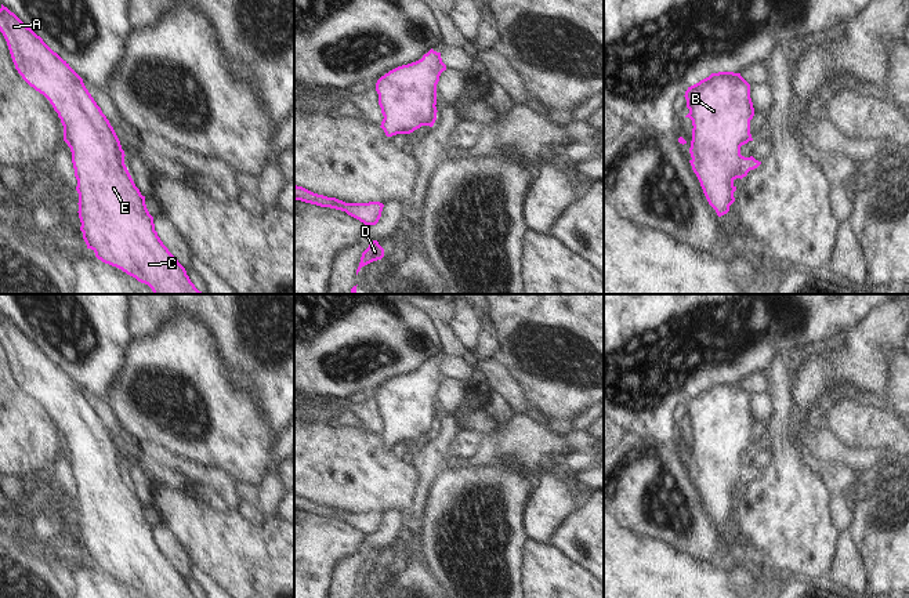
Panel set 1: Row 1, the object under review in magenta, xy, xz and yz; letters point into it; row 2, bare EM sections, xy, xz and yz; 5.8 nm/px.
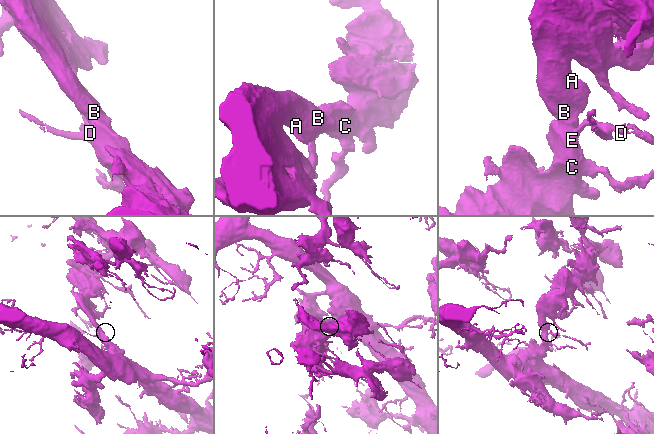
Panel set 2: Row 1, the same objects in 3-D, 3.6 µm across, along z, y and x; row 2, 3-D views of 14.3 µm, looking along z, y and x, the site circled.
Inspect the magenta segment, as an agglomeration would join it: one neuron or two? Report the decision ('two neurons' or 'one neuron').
one neuron

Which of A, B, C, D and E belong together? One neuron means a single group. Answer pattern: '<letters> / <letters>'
A B C D E

